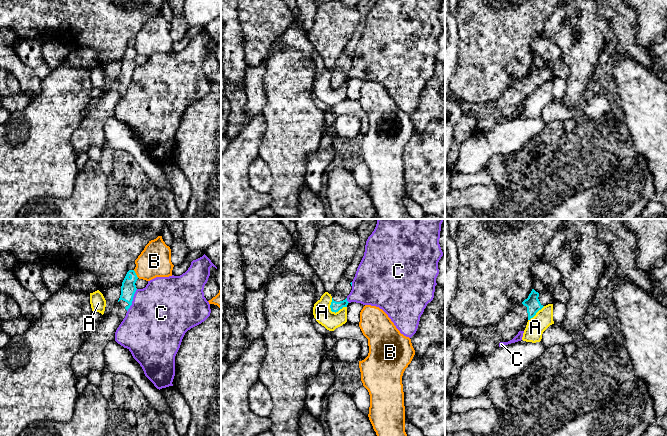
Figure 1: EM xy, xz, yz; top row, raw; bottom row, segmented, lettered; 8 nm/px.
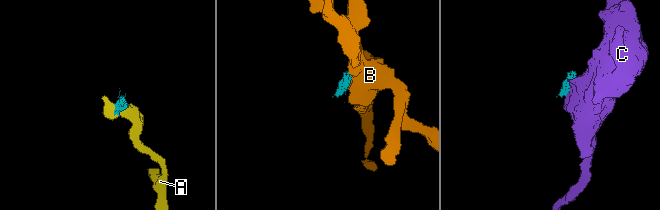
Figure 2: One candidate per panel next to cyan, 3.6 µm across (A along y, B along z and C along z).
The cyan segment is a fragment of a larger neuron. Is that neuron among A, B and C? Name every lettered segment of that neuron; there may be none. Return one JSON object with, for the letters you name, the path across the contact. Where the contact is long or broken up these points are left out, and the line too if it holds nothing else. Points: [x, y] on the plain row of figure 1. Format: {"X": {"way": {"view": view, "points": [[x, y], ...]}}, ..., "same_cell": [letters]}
{"same_cell": []}

